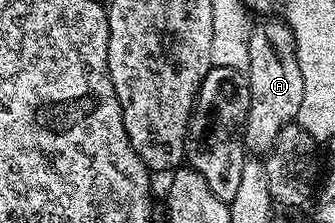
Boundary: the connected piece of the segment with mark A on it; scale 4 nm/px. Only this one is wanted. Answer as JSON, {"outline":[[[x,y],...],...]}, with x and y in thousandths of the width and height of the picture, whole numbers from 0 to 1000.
{"outline":[[[827,81],[770,94],[743,184],[743,498],[725,623],[740,686],[755,700],[800,695],[833,592],[884,552],[893,480],[904,471],[904,323],[893,323],[875,135],[860,99]]]}

